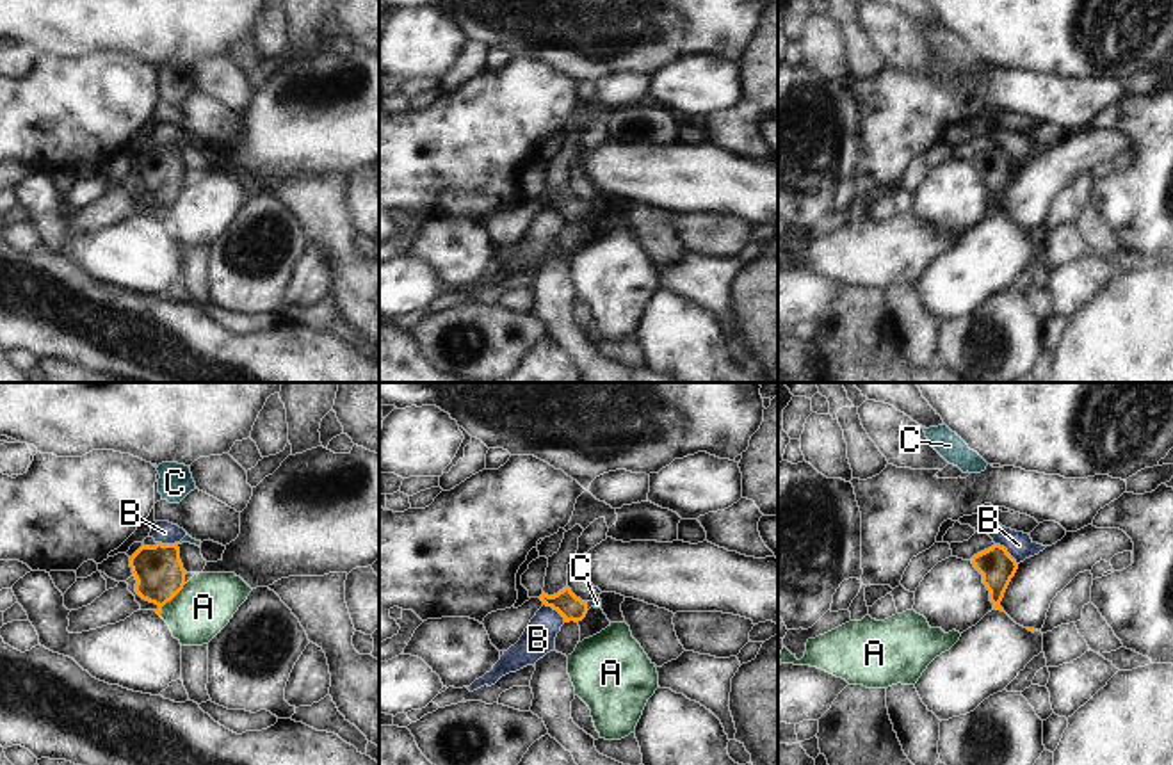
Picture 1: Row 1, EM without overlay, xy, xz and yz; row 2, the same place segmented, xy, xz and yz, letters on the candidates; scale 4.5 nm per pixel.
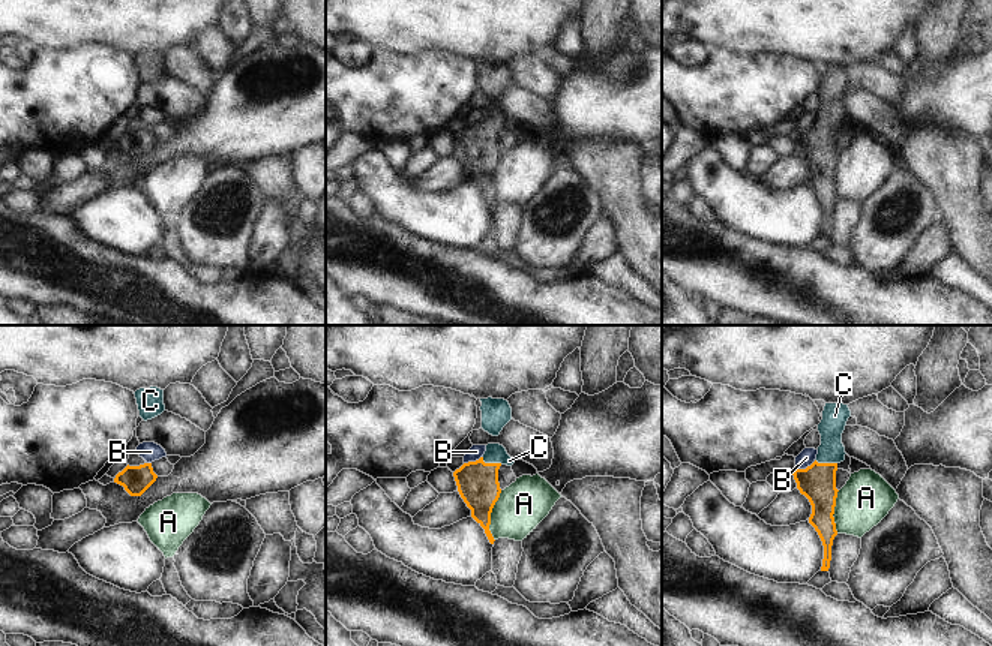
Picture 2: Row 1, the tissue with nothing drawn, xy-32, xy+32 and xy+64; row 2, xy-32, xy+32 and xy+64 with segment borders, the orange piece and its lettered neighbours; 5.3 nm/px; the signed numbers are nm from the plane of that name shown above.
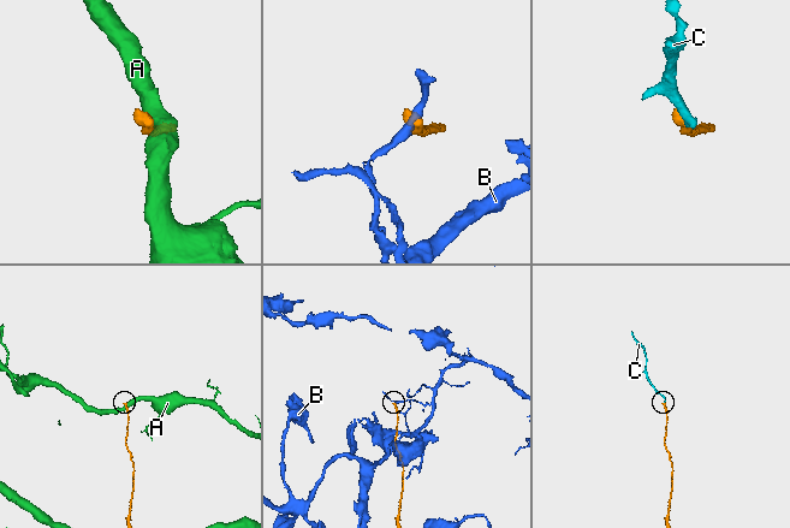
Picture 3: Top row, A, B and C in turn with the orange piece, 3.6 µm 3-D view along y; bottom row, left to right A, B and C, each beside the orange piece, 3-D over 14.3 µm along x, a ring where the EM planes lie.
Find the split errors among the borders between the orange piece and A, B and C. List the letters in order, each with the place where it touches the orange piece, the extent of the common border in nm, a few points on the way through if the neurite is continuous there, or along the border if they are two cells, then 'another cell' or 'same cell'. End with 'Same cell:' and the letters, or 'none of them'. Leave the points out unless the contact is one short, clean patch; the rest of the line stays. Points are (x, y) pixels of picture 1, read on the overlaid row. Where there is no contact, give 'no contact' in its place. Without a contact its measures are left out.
A: meets orange in xy at (169, 600); contact 190 nm long; border along xy (186, 584), (159, 614); another cell
B: meets orange in yz at (1006, 552); contact 140 nm long; border along yz (995, 543), (1017, 564); another cell
C: meets orange in xz at (586, 605); contact 40 nm long; runs through xz (565, 602), (568, 605), (586, 605), (597, 603); same cell
Same cell: C

